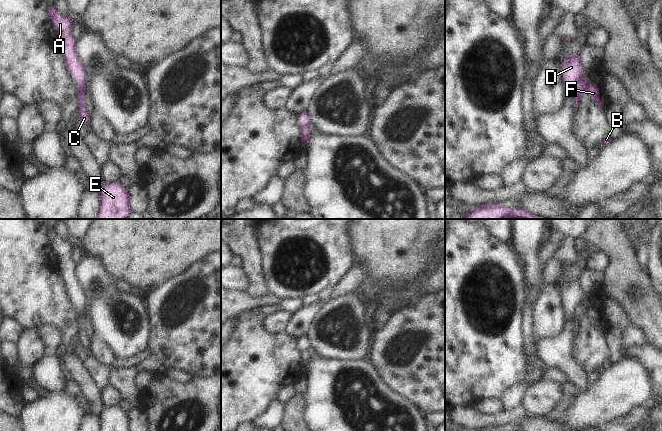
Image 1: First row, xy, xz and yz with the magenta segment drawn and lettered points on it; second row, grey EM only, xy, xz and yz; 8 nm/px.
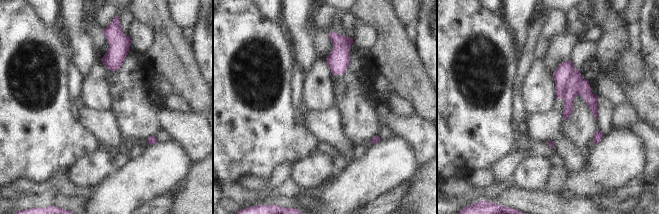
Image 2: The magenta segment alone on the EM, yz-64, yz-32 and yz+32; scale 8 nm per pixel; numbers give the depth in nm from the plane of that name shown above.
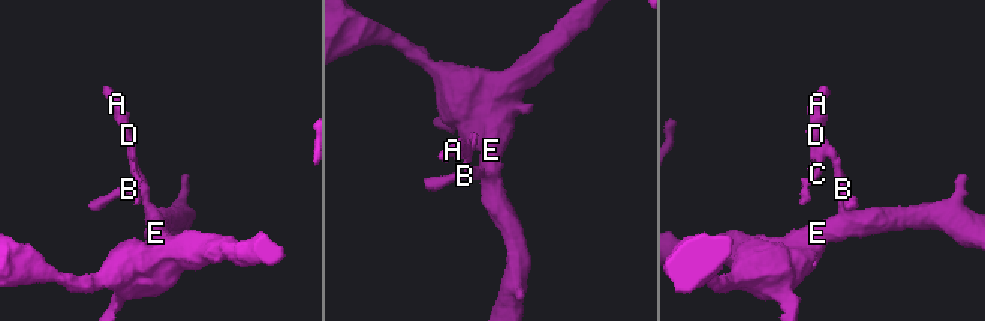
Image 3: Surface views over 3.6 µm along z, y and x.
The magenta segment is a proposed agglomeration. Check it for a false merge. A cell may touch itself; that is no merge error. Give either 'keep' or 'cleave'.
cleave

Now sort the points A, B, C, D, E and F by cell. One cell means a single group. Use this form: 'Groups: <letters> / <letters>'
Groups: A D / B C E F

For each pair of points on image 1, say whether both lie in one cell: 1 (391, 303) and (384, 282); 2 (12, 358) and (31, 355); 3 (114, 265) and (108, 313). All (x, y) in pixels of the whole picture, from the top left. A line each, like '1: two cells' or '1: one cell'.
1: two cells
2: two cells
3: two cells

